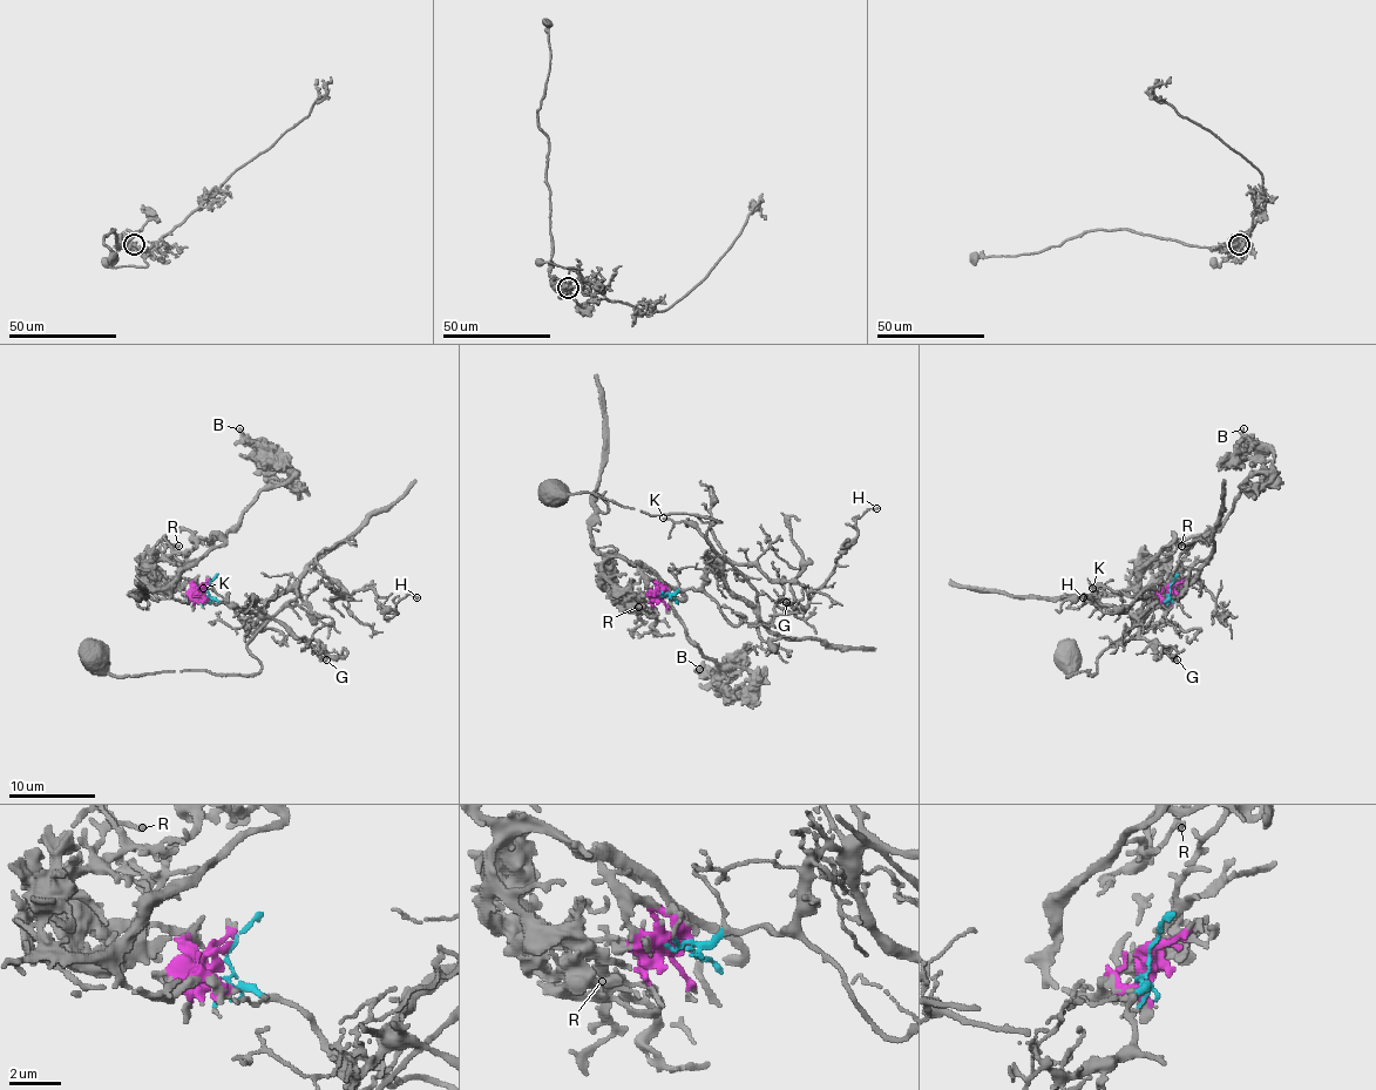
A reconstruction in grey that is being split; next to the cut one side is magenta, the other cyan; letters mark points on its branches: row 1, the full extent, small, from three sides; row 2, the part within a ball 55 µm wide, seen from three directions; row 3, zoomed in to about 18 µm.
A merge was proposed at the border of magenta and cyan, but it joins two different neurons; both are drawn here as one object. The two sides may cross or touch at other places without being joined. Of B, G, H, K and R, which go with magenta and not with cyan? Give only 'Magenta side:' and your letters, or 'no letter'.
Magenta side: B, R

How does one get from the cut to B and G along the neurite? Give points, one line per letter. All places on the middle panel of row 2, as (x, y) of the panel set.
B: (666, 596), (630, 562), (684, 596), (673, 611), (707, 658), (748, 676), (725, 690), (699, 669)
G: (666, 596), (699, 589), (707, 568), (736, 562), (752, 563), (778, 583), (785, 594), (778, 596), (787, 602)

